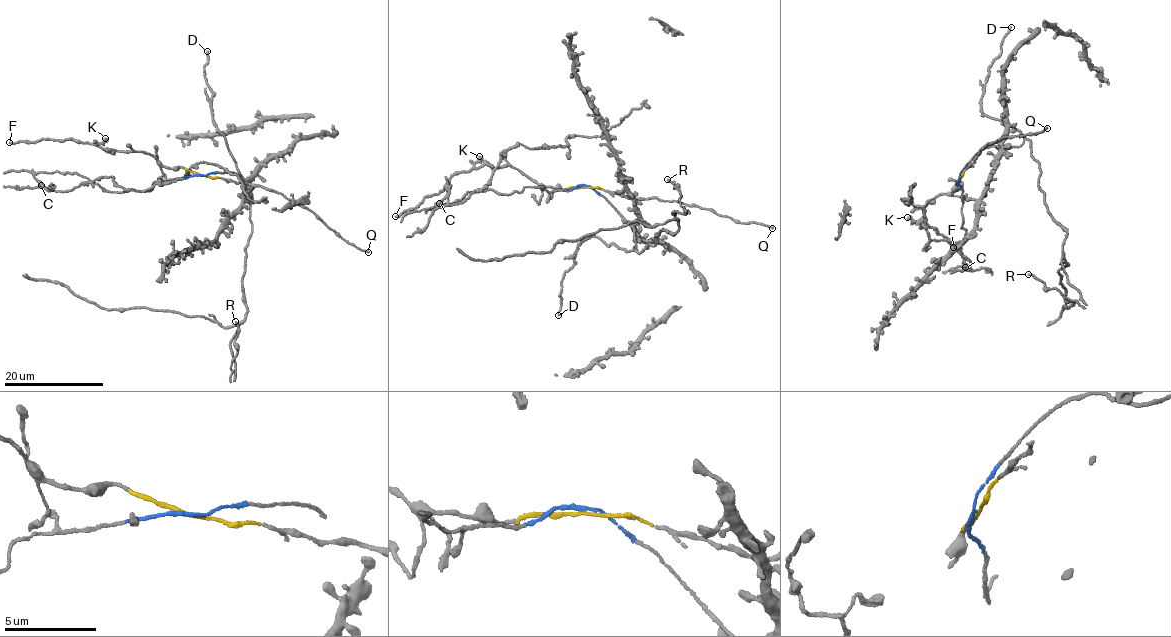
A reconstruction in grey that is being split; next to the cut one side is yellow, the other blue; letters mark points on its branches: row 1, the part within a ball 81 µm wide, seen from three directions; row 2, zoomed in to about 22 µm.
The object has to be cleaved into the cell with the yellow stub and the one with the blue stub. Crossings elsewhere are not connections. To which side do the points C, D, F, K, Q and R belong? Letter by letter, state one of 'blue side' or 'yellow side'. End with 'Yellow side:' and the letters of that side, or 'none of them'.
C: blue side
D: blue side
F: yellow side
K: yellow side
Q: yellow side
R: blue side
Yellow side: F, K, Q

